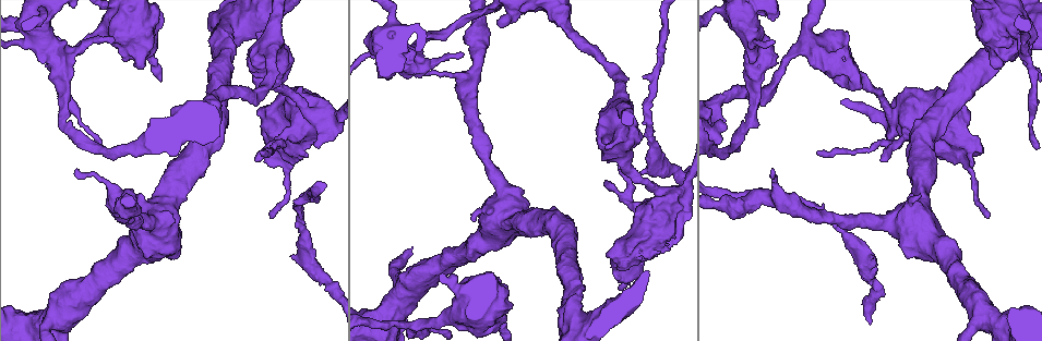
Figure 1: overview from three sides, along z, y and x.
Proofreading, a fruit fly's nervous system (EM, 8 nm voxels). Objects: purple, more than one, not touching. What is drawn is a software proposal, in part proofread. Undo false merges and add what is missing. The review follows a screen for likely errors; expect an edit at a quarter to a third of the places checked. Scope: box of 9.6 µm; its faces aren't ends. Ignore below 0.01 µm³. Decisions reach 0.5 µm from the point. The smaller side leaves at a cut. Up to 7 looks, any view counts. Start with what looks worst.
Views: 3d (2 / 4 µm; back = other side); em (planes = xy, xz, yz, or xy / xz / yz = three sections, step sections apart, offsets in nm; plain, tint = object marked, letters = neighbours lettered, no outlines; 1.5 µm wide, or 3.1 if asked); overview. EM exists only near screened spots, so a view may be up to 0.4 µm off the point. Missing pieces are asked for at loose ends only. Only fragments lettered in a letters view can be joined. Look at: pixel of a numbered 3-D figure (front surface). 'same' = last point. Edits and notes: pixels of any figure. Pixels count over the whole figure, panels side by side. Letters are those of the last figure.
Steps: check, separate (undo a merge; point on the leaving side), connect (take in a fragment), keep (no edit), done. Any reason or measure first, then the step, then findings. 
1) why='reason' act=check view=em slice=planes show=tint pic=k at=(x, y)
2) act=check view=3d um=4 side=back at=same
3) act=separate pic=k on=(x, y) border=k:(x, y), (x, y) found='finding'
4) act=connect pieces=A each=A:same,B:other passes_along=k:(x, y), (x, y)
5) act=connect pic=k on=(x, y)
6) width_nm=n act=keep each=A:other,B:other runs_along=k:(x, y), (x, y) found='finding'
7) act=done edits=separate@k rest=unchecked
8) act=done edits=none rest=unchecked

why='free end' act=check view=3d um=4 side=back pic=1 at=(936, 87)

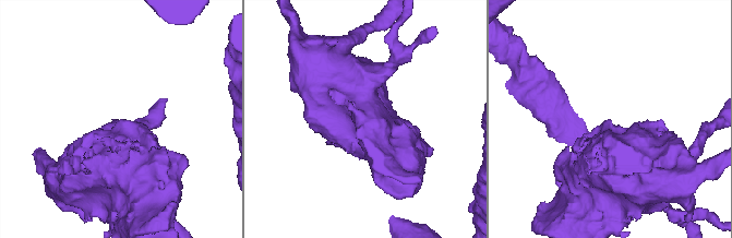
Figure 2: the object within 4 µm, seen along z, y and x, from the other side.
why='shape alone is not enough' act=check view=em slice=xz step=4 show=letters pic=2 at=(121, 119)

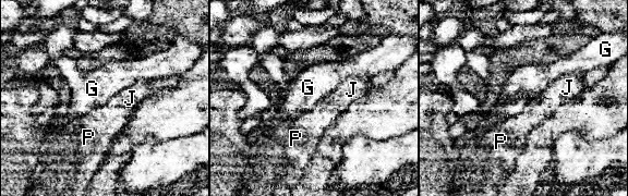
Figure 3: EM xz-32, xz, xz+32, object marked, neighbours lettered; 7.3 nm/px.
act=check view=em slice=planes show=letters at=same

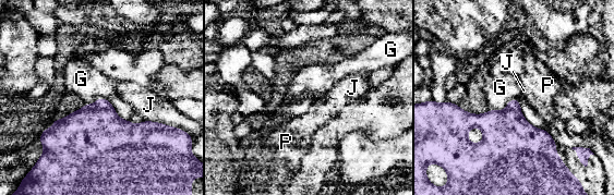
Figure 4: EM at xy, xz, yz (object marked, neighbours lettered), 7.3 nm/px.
longest_contact=G:220nm act=keep each=G:other,J:other,P:other border=4:(516, 97), (502, 110), (489, 110) found='no lettered fragment goes on from it'

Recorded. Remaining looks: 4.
why='abrupt turn' act=check view=em slice=yz step=8 show=tint pic=1 at=(420, 325)

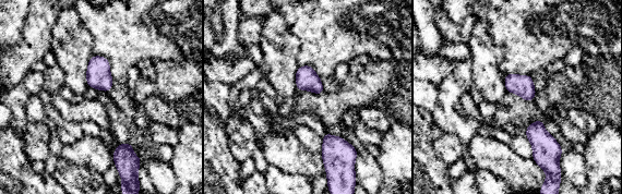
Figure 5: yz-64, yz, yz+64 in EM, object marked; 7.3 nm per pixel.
act=check view=em slice=planes show=letters at=same

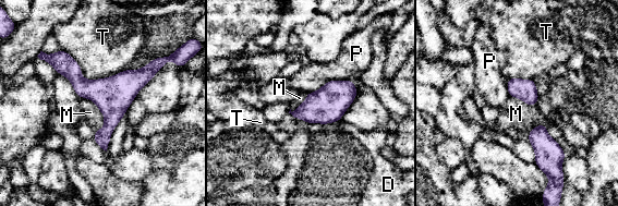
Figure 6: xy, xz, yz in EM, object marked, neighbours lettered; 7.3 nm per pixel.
longest_contact=T:480nm act=keep each=D:other,M:other,P:other,T:other found='all the same cell'

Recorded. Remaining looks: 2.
act=done edits=none rest=unchecked

